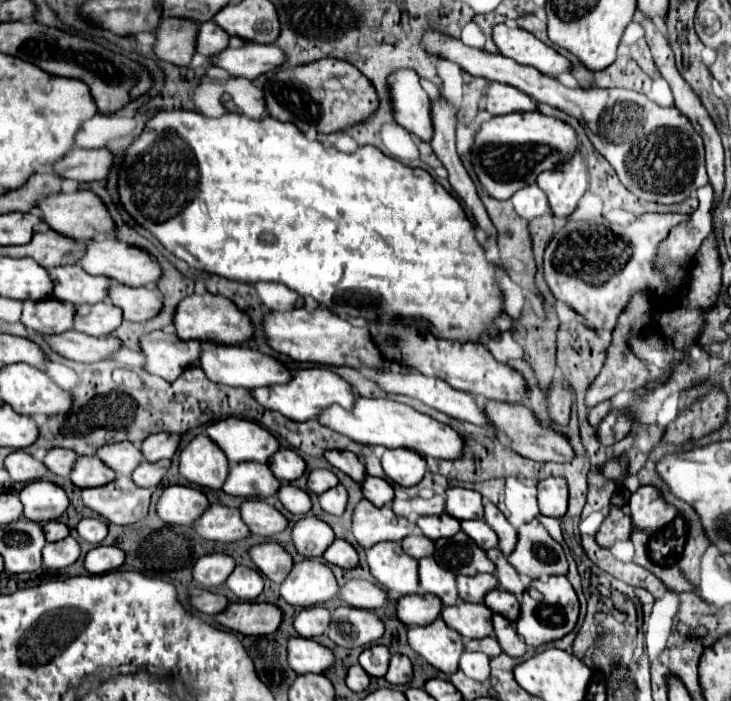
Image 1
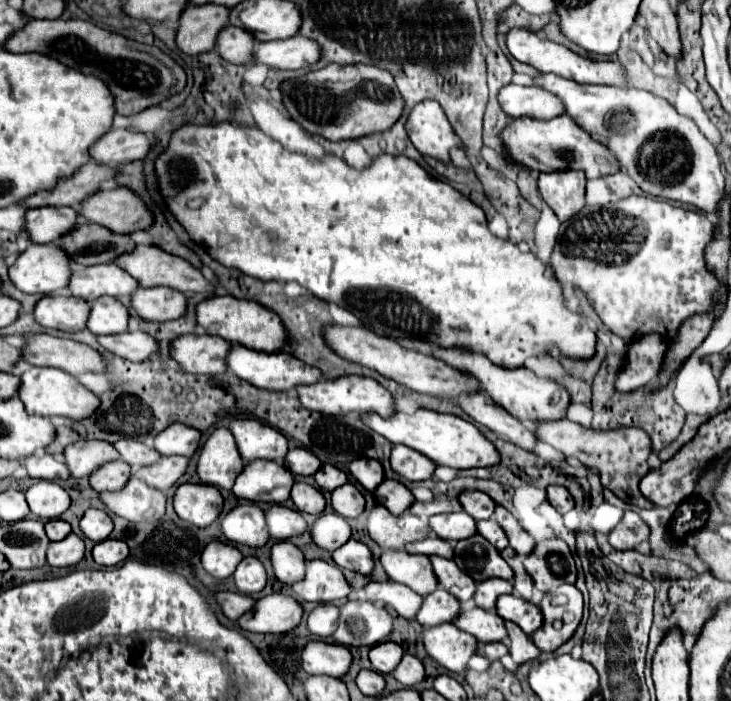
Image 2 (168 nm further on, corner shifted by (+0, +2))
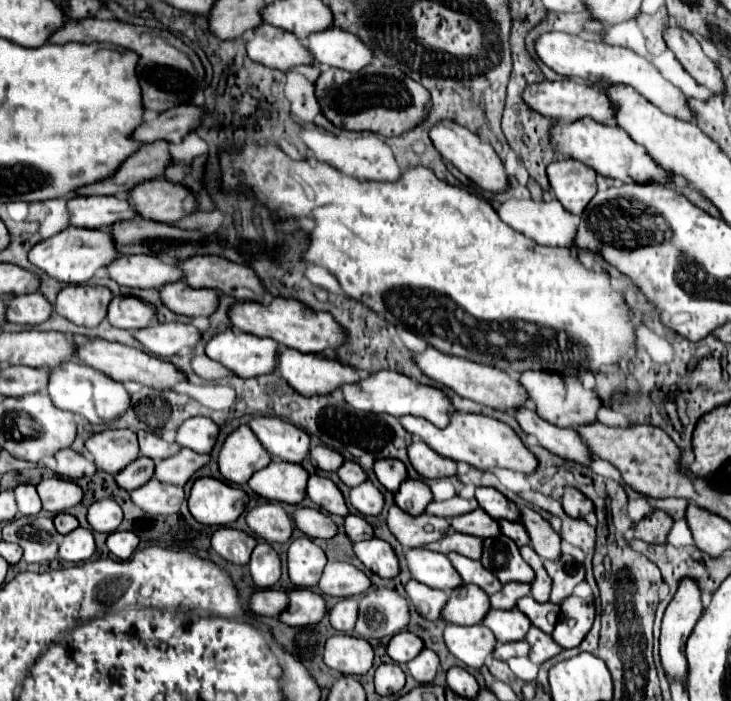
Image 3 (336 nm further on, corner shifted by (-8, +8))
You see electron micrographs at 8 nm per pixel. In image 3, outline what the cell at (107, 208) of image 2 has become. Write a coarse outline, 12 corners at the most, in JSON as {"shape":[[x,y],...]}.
{"shape":[[152,178],[132,188],[140,218],[172,224],[192,214],[184,186]]}

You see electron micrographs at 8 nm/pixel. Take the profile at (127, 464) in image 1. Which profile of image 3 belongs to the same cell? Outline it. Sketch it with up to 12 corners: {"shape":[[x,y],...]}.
{"shape":[[138,430],[140,454],[152,460],[168,458],[180,450],[156,434]]}

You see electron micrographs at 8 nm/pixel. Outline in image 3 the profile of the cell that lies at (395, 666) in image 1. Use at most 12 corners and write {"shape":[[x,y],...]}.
{"shape":[[424,648],[408,662],[412,678],[430,684],[436,676],[438,656]]}

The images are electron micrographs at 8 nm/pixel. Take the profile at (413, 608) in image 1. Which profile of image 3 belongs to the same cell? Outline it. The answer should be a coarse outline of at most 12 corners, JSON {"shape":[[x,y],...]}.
{"shape":[[464,584],[450,592],[442,620],[474,626],[486,616],[488,596]]}

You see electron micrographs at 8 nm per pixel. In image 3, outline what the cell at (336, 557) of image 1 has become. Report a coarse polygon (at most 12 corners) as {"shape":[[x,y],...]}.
{"shape":[[380,538],[354,544],[354,554],[374,574],[394,578],[398,558]]}

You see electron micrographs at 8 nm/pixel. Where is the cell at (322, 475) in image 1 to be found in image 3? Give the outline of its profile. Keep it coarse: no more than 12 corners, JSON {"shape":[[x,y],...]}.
{"shape":[[350,460],[336,470],[346,486],[366,480],[364,470]]}

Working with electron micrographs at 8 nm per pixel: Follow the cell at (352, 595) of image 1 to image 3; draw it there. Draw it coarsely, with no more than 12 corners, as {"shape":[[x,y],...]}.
{"shape":[[418,580],[404,590],[420,616],[440,618],[448,600],[444,590],[432,590]]}

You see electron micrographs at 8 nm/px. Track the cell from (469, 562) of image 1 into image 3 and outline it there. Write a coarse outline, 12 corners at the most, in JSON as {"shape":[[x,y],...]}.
{"shape":[[500,534],[484,540],[480,562],[506,582],[532,582],[518,546]]}

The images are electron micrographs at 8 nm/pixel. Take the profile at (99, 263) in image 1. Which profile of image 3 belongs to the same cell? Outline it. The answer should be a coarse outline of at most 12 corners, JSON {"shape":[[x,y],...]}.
{"shape":[[218,256],[180,262],[182,282],[236,300],[266,292],[248,266]]}

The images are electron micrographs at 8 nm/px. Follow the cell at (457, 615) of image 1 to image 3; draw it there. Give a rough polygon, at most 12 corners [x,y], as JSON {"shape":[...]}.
{"shape":[[490,608],[482,620],[498,642],[522,640],[532,626],[518,610]]}

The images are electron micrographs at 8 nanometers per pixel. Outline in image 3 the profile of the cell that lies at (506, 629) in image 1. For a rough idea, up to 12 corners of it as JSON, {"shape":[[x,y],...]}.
{"shape":[[536,626],[526,634],[530,660],[542,664],[562,648]]}

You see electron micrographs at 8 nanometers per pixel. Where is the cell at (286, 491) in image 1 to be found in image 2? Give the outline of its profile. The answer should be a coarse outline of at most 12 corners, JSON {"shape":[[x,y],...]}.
{"shape":[[296,482],[292,502],[300,512],[322,514],[324,494],[306,482]]}

